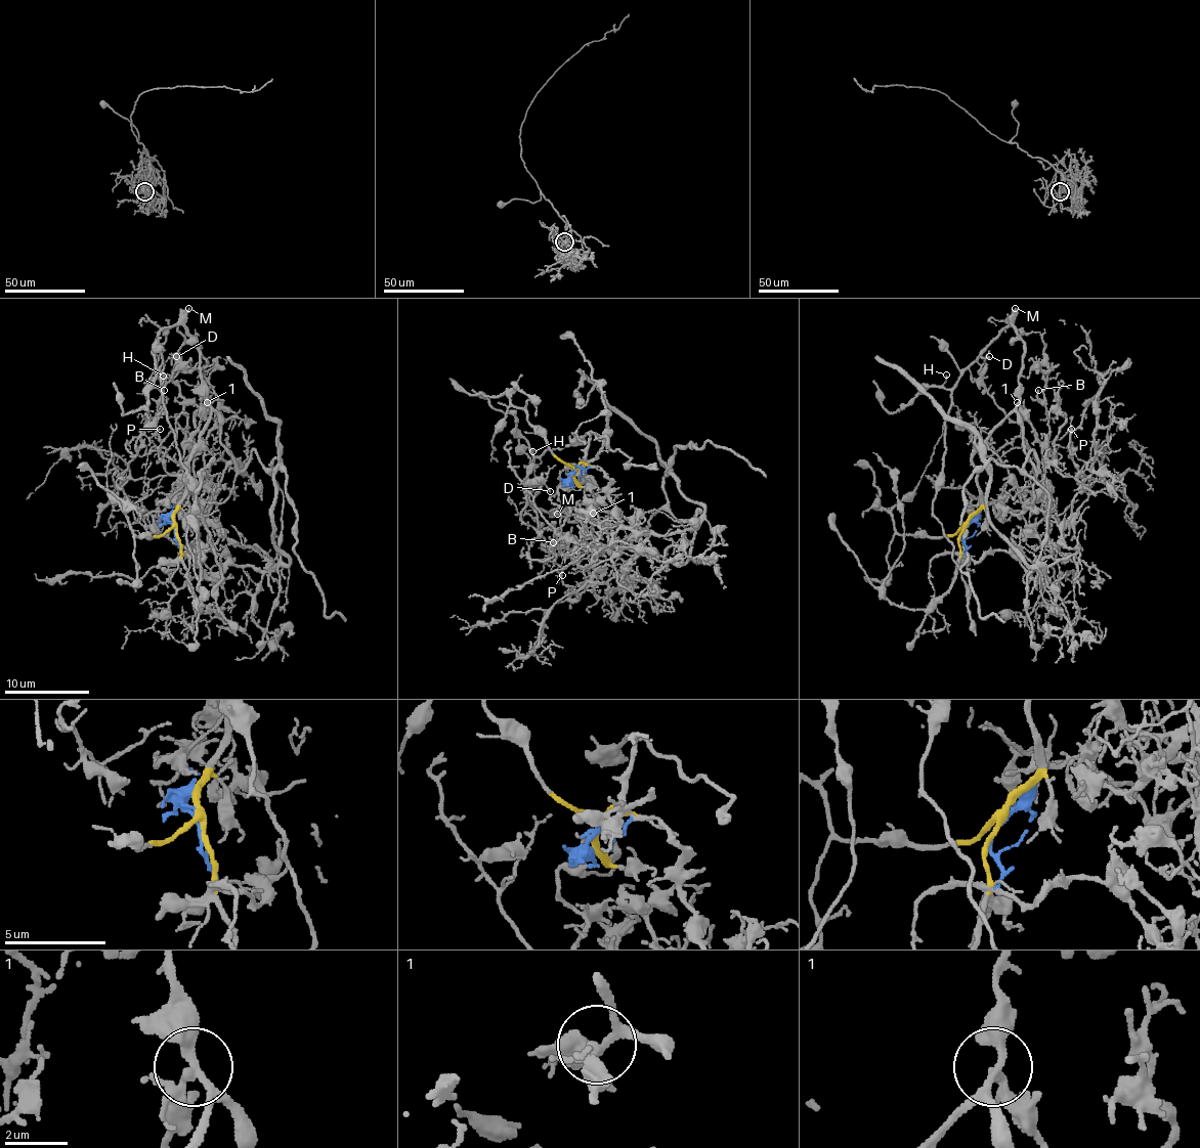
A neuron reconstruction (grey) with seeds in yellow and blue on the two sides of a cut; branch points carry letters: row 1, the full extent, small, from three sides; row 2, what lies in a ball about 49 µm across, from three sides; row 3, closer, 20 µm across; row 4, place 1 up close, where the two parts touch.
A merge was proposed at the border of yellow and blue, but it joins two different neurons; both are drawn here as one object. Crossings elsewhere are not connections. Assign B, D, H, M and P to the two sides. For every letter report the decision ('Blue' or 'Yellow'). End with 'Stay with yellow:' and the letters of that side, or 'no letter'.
B: Blue
D: Blue
H: Yellow
M: Yellow
P: Blue
Stay with yellow: H, M

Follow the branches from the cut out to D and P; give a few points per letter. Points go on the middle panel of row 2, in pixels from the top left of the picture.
D: (575, 470), (558, 489), (567, 553), (536, 561), (528, 494), (549, 491)
P: (575, 470), (558, 497), (579, 503), (571, 508), (598, 543), (562, 552), (563, 574)

